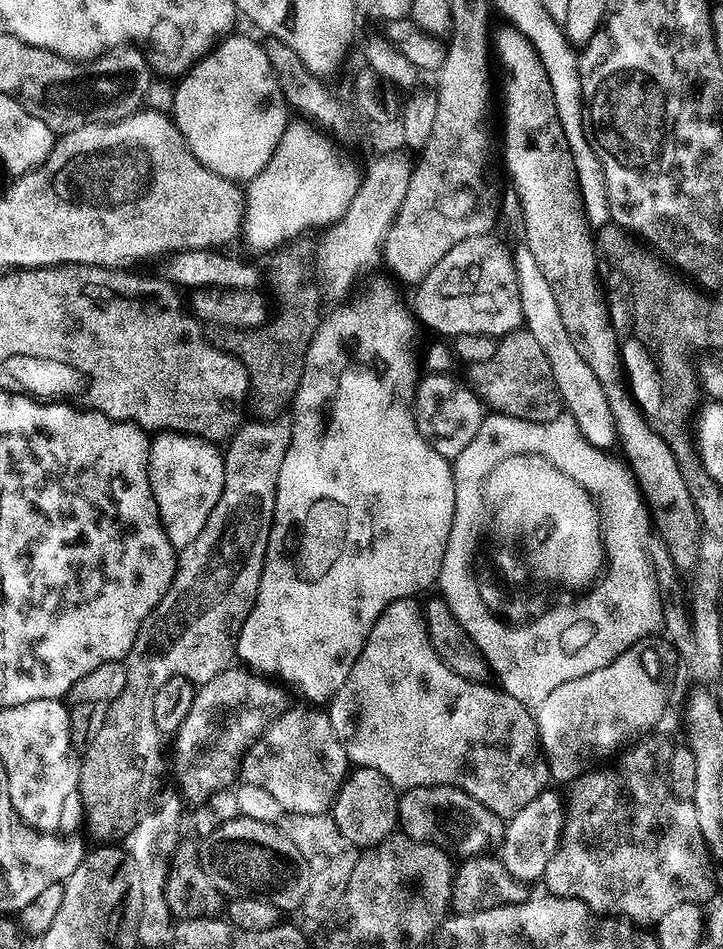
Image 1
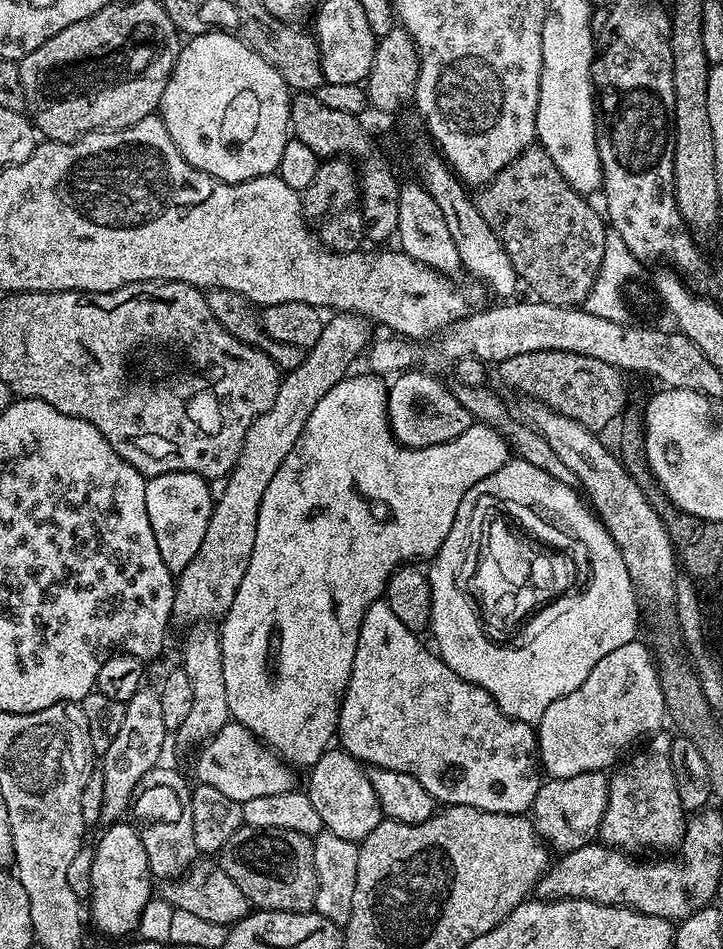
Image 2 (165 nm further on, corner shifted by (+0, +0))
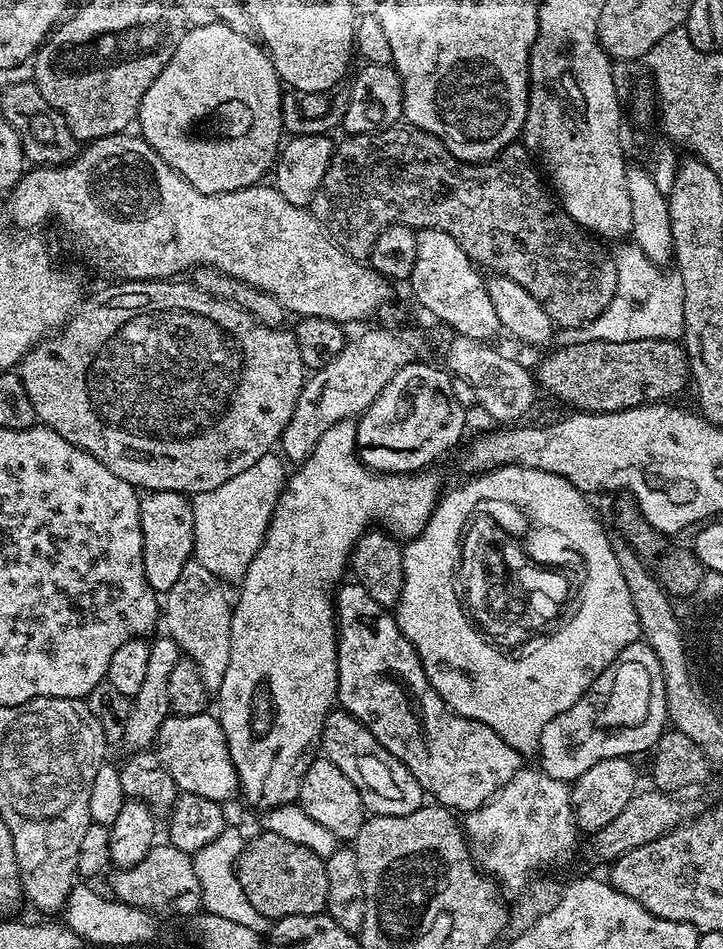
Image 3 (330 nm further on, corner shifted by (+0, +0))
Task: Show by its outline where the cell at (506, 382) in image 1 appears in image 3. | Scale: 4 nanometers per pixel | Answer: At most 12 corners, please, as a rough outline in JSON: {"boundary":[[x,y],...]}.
{"boundary":[[675,340],[565,343],[535,369],[581,412],[668,402],[690,384]]}

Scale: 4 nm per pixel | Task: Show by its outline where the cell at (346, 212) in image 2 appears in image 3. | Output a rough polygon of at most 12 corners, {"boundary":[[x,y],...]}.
{"boundary":[[401,122],[348,136],[310,211],[349,258],[437,228],[557,329],[591,324],[613,253],[523,143],[459,160]]}

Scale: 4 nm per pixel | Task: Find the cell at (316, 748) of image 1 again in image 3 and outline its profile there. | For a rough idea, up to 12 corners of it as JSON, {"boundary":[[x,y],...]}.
{"boundary":[[211,711],[169,714],[154,751],[180,792],[221,802],[240,780]]}

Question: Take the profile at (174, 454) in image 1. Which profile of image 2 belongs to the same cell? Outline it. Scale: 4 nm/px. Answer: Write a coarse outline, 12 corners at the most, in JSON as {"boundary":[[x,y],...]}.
{"boundary":[[193,472],[147,481],[146,514],[174,574],[194,562],[213,503]]}

